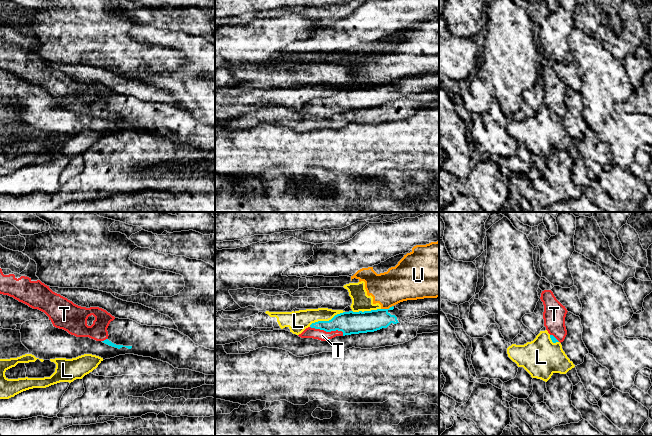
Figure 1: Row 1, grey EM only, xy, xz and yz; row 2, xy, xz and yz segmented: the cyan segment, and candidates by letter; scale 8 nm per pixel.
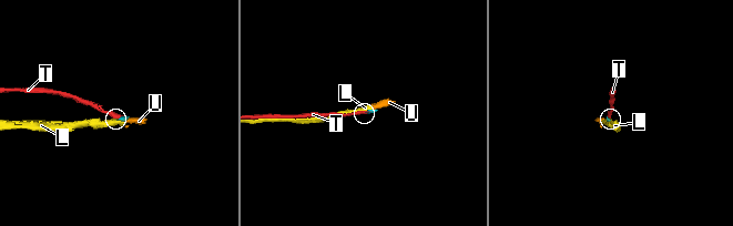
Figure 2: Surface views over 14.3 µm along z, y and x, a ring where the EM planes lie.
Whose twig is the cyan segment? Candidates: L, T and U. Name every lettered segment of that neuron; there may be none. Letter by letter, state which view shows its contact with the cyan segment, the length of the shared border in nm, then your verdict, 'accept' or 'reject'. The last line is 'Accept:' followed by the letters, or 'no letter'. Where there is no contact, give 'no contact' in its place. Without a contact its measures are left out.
L: contact in xz; length 320 nm; reject
T: contact in xz; length 280 nm; accept
U: contact in xz; length 100 nm; reject
Accept: T

